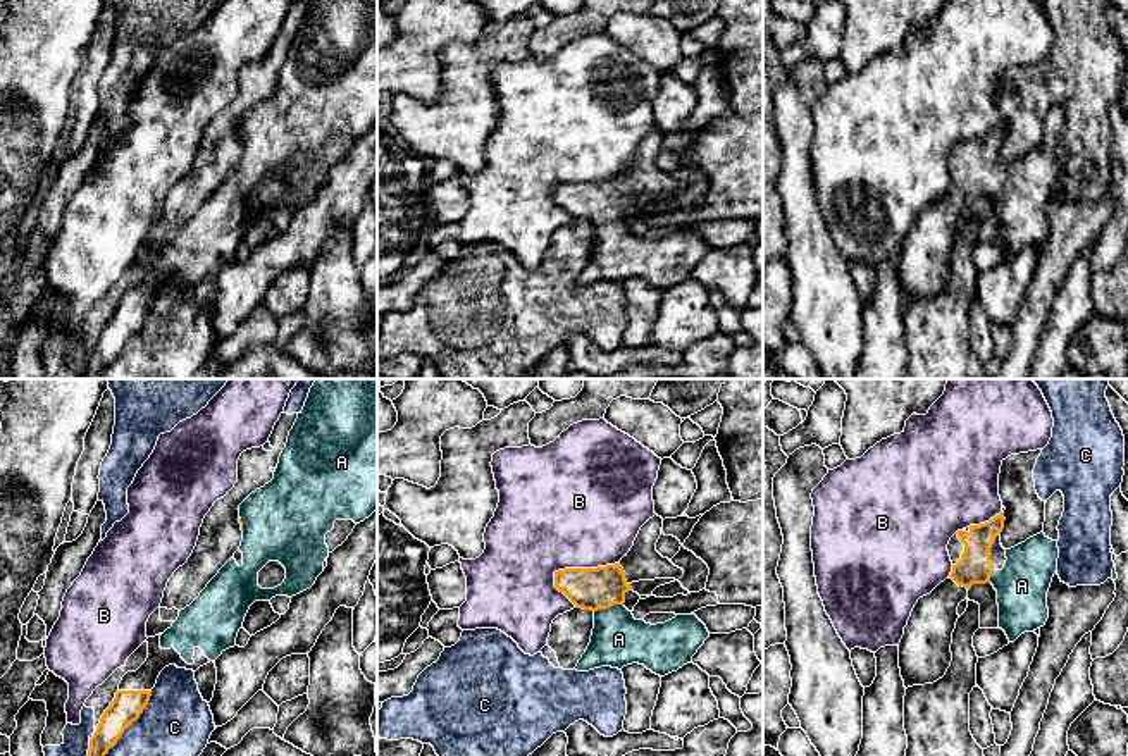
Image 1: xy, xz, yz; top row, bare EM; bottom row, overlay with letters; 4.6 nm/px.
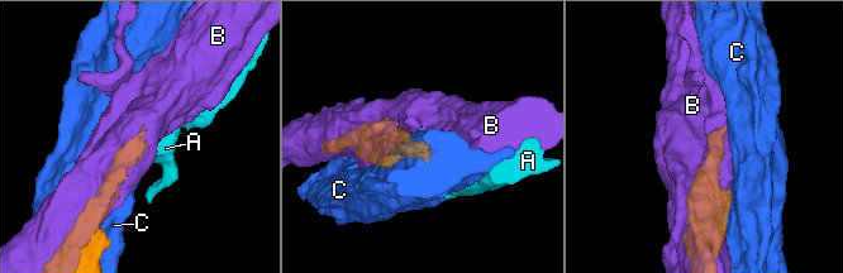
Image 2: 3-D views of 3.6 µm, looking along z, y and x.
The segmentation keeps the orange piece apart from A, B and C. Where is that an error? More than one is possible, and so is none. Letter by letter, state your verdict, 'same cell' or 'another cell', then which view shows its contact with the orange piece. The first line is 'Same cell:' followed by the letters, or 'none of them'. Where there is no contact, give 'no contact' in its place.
Same cell: A
A: same cell | xz
B: another cell | xz
C: another cell | xy

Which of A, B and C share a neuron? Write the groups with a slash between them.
A / B / C

